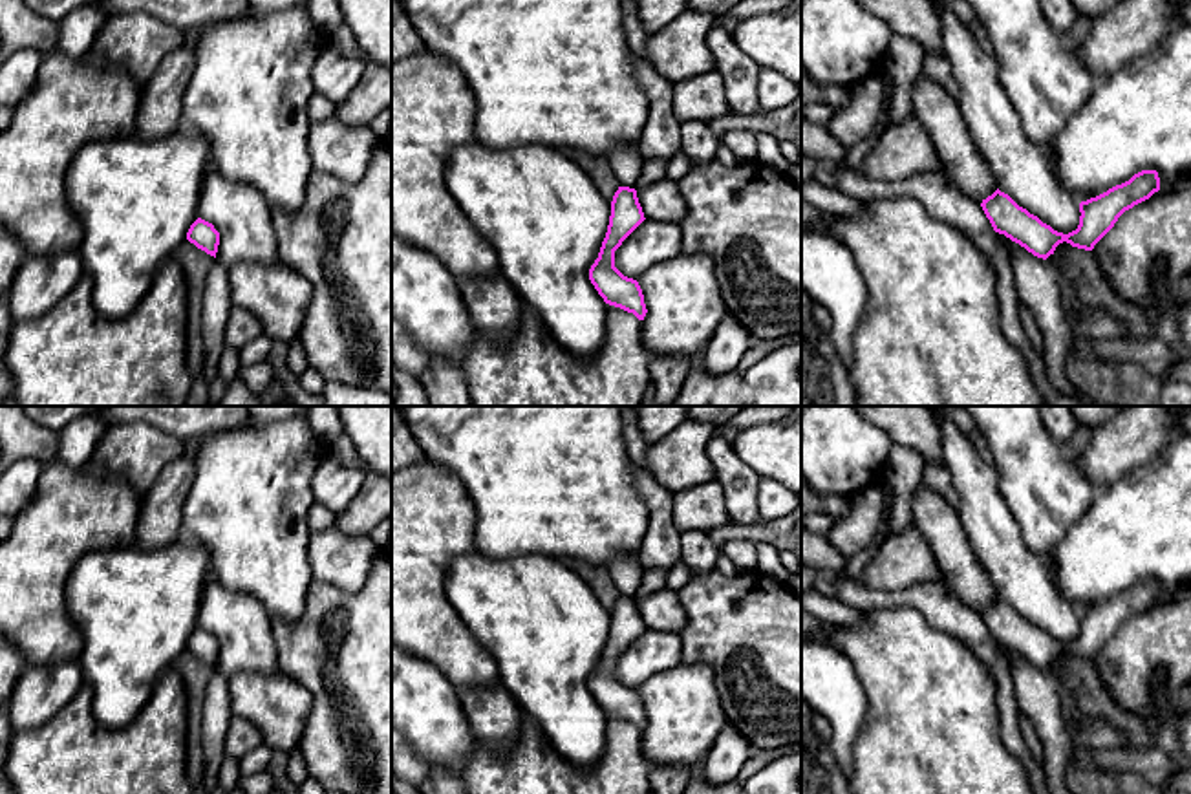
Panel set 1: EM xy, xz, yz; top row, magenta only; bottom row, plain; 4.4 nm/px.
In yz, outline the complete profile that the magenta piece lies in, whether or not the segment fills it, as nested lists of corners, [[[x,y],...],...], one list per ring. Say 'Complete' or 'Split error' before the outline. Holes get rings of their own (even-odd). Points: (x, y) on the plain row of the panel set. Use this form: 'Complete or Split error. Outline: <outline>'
Complete. Outline: [[[1142,580],[1129,591],[1081,611],[1079,635],[1068,644],[1054,640],[999,598],[982,609],[981,617],[995,642],[1004,644],[1034,666],[1046,670],[1063,651],[1078,659],[1092,660],[1125,620],[1149,609],[1158,600],[1158,582]]]

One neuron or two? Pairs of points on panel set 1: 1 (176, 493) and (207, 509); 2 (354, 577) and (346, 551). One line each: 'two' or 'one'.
1: two
2: one

